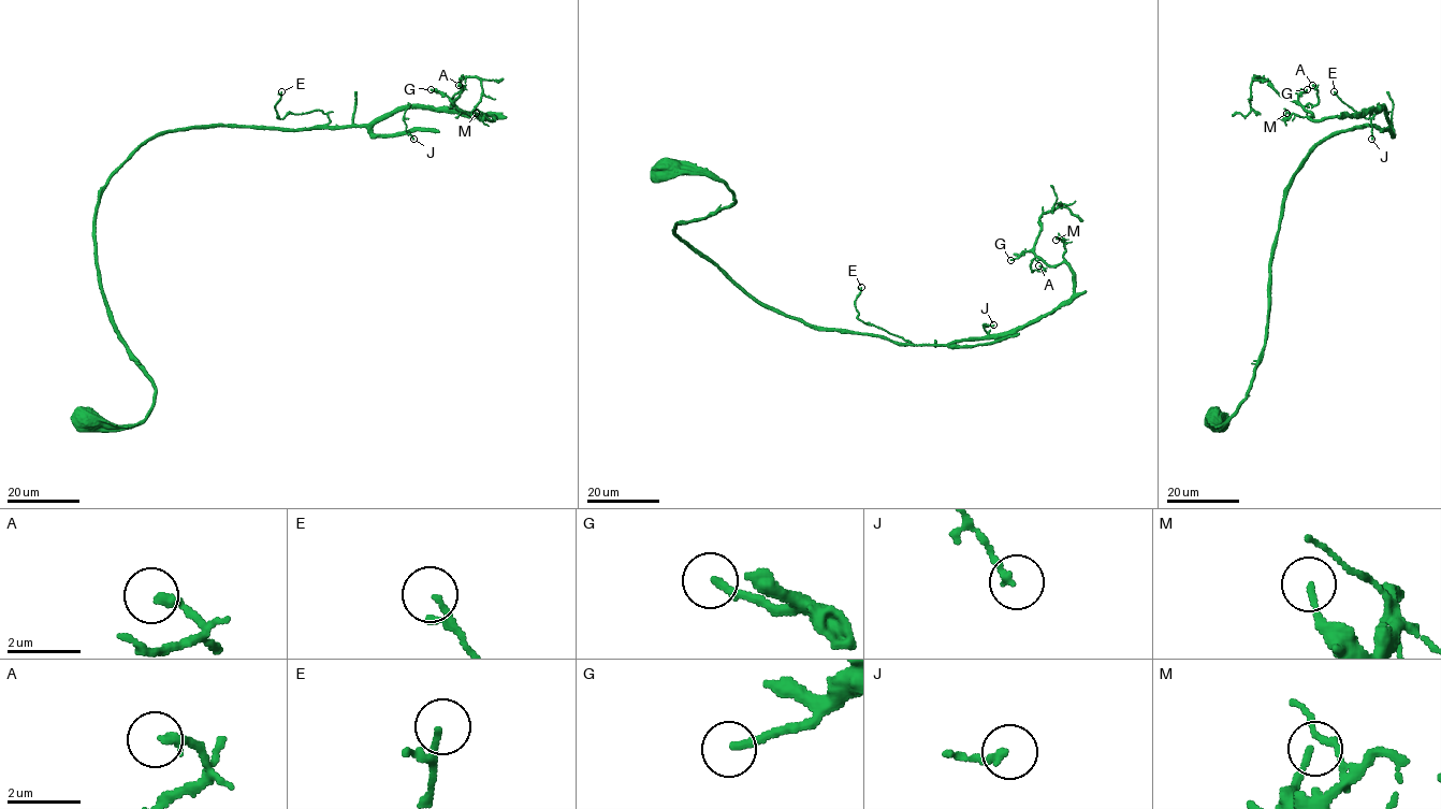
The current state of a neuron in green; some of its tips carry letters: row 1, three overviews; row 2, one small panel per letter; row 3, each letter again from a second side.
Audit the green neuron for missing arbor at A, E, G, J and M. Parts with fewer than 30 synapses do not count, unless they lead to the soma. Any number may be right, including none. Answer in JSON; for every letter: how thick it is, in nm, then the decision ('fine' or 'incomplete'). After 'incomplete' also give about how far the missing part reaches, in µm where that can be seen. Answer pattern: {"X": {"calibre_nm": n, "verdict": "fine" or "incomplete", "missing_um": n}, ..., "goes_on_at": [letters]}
{"A": {"calibre_nm": 240, "verdict": "fine"}, "E": {"calibre_nm": 110, "verdict": "fine"}, "G": {"calibre_nm": 220, "verdict": "fine"}, "J": {"calibre_nm": 190, "verdict": "fine"}, "M": {"calibre_nm": 150, "verdict": "fine"}, "goes_on_at": []}

